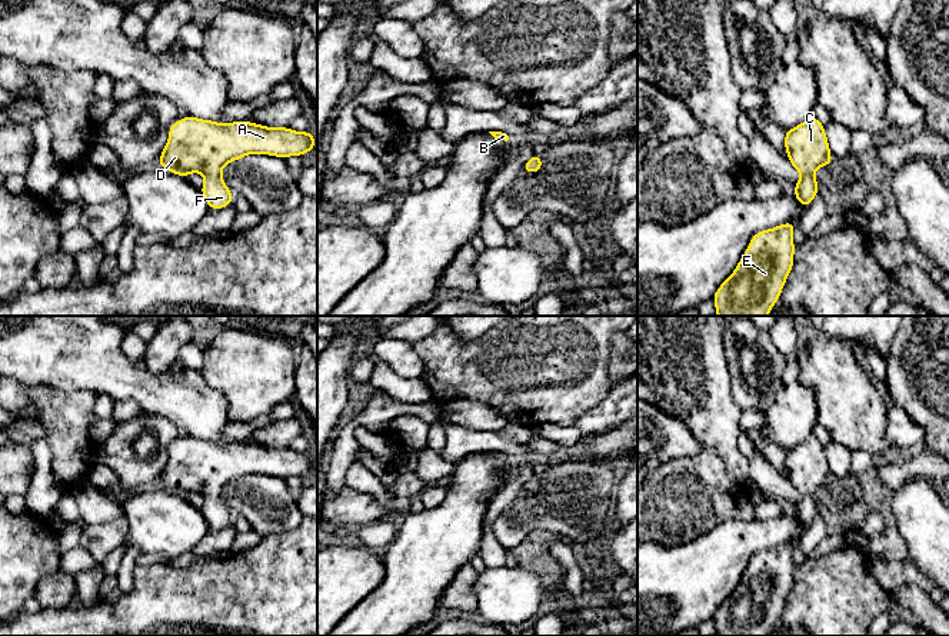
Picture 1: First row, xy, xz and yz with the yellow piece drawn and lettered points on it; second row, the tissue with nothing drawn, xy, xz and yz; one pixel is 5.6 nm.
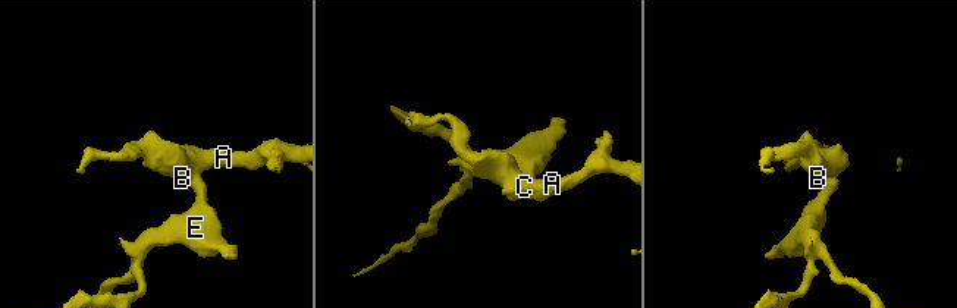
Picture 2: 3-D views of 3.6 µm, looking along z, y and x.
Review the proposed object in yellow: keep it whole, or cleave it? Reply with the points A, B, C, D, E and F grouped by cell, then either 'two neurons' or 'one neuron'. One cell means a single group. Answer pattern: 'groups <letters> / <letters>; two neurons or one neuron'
groups A B C D E F; one neuron

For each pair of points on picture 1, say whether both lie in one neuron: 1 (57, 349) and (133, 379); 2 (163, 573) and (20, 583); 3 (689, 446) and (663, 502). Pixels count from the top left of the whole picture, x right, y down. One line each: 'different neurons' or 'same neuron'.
1: same neuron
2: different neurons
3: different neurons

